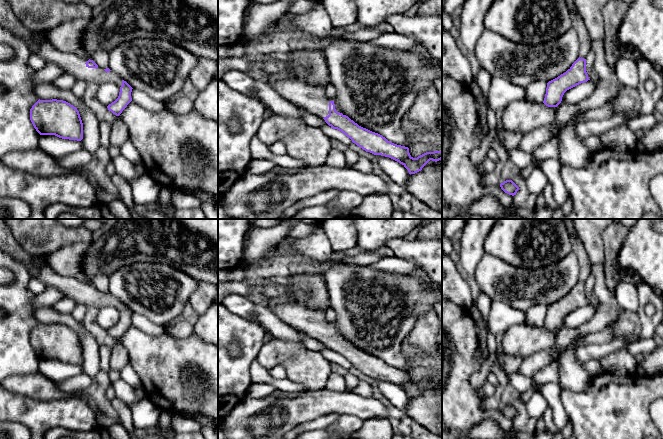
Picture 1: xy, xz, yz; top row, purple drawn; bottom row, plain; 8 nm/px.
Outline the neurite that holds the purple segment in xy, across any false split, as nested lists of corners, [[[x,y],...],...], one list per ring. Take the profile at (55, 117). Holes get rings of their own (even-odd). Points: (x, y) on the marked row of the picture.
[[[38,100],[30,109],[30,120],[40,135],[83,139],[83,123],[76,107],[63,100]]]

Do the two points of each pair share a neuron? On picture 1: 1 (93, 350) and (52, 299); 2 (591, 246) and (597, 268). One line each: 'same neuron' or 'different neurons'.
1: different neurons
2: same neuron

